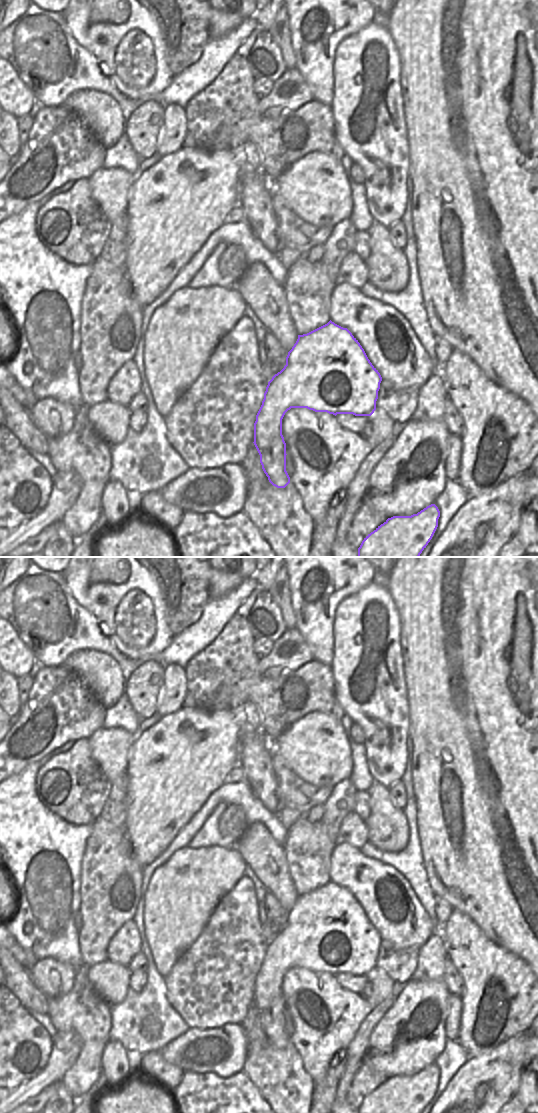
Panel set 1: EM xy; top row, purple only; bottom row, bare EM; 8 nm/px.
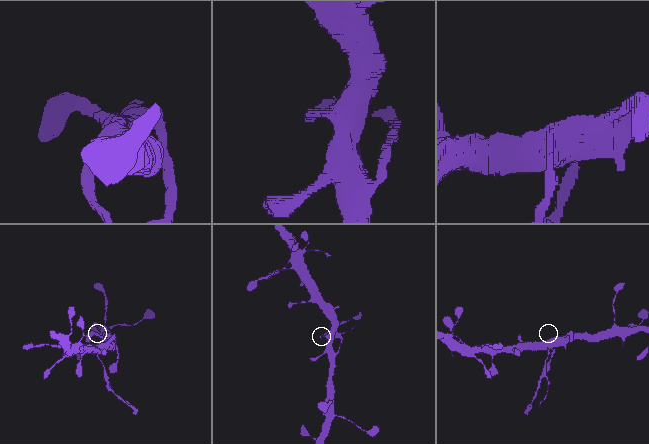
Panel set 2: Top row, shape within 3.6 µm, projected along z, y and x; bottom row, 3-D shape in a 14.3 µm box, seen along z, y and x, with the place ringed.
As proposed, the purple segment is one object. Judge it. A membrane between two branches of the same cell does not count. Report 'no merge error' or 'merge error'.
merge error

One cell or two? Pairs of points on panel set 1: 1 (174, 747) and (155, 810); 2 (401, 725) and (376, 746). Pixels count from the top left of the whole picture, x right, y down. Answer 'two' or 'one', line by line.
1: one
2: one

